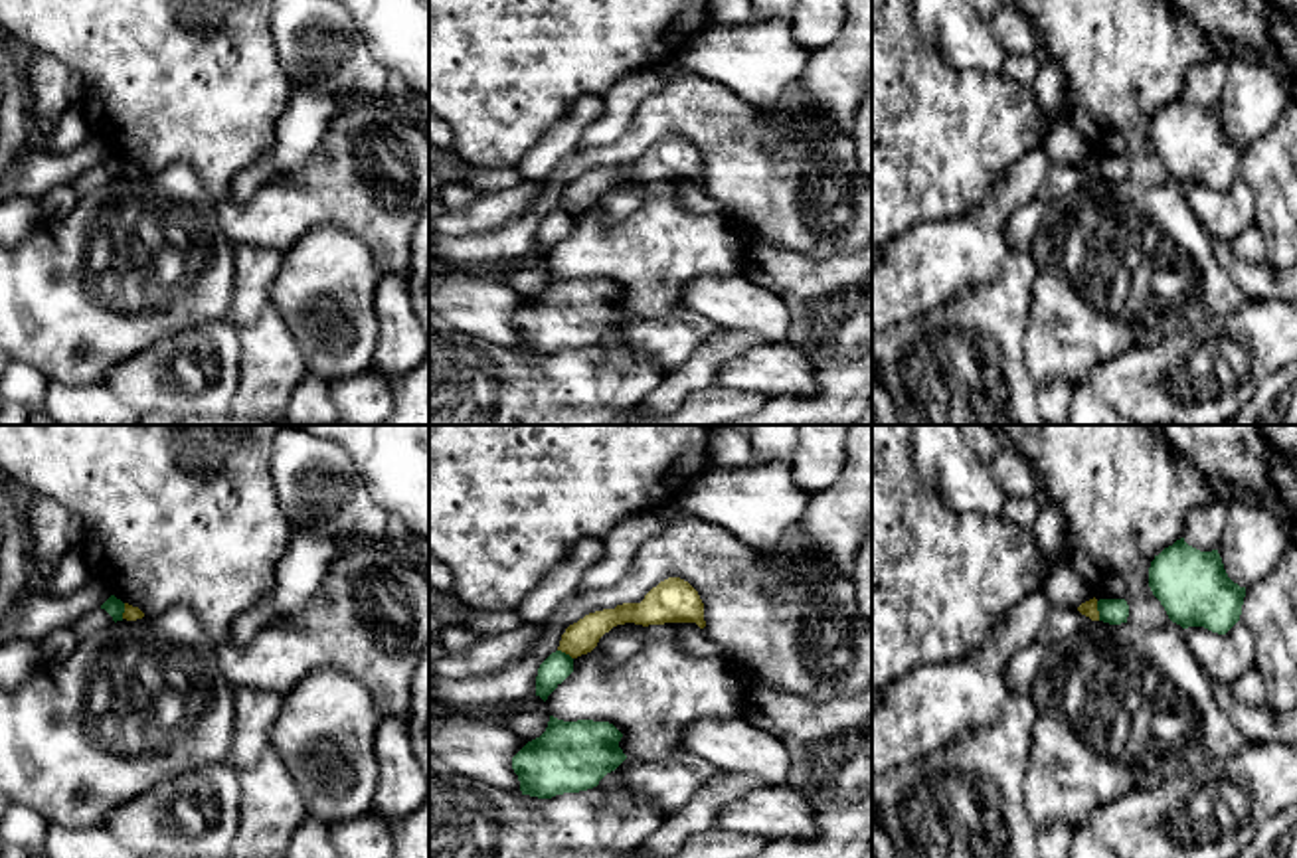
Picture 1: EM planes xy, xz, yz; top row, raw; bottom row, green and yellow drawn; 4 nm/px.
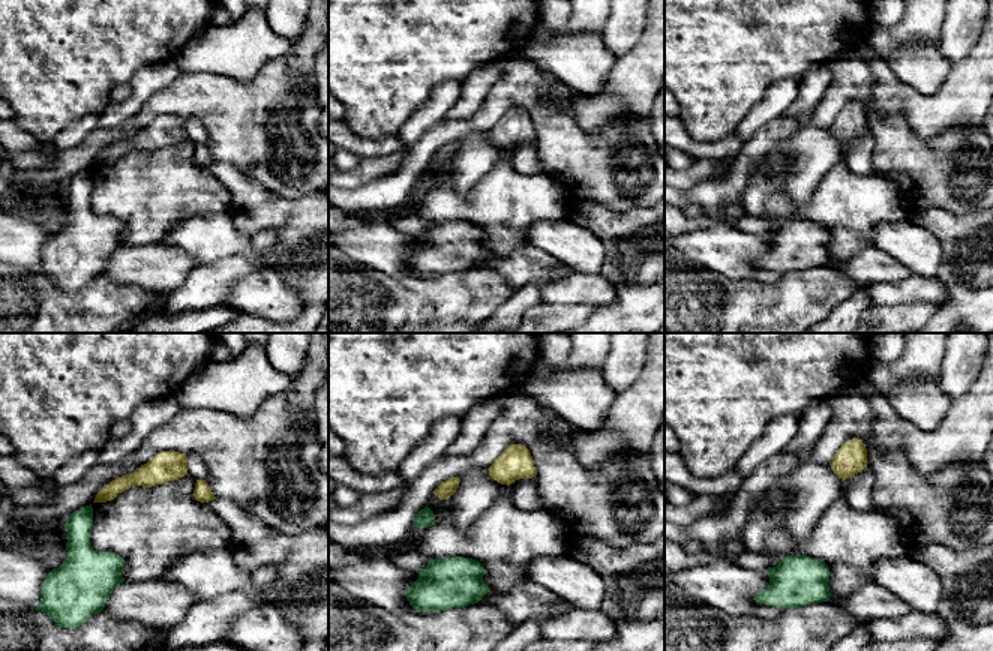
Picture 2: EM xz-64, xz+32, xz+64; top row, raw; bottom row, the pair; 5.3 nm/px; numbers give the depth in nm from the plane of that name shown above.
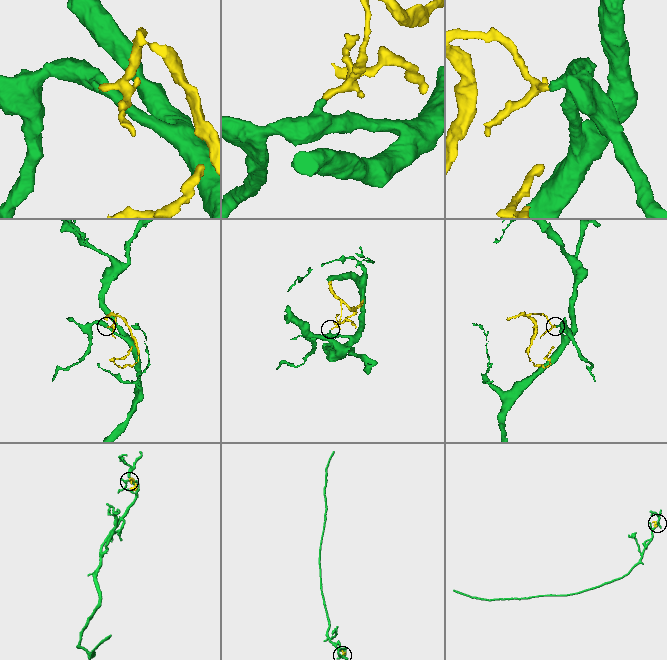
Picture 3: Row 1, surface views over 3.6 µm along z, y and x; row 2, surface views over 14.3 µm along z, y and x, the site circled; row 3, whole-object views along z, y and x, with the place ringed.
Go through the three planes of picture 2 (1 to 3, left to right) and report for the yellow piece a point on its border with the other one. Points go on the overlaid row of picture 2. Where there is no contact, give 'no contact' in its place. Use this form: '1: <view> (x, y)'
1: no contact
2: no contact
3: no contact

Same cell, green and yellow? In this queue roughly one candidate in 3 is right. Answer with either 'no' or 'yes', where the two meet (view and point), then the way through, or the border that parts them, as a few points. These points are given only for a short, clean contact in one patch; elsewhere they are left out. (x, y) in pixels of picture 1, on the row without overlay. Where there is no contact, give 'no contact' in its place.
no; contact yz (1098, 167); border yz (1096, 159), (1100, 176)

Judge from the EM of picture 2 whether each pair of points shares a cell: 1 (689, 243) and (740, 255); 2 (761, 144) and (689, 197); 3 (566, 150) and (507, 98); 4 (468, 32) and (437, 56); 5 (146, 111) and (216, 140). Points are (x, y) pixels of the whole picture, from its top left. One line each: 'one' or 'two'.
1: one
2: one
3: one
4: one
5: one

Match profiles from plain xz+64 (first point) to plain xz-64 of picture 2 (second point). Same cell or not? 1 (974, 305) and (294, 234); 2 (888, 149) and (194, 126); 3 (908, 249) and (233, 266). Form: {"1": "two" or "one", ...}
{"1": "one", "2": "two", "3": "two"}

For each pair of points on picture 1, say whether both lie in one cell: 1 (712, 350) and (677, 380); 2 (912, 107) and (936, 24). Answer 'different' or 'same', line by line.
1: same
2: different

